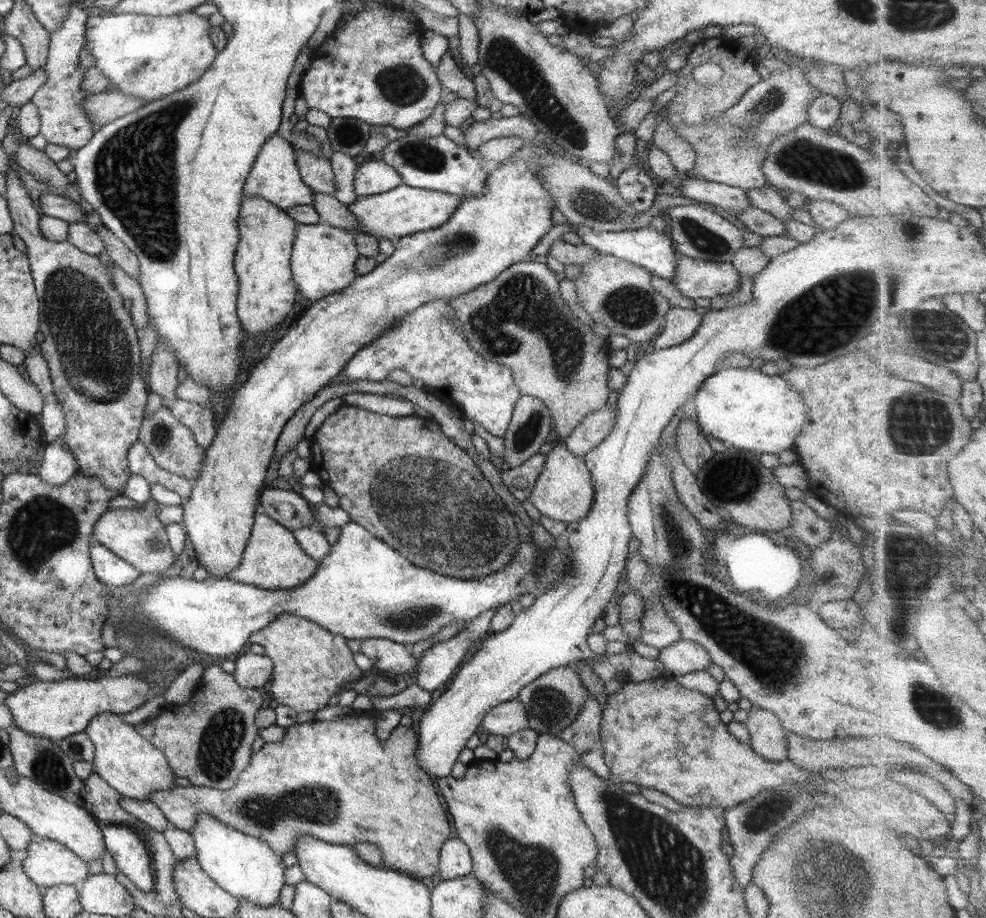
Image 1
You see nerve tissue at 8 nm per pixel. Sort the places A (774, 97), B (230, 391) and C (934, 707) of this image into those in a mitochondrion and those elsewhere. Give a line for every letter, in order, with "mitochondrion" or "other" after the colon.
A: mitochondrion
B: other
C: mitochondrion

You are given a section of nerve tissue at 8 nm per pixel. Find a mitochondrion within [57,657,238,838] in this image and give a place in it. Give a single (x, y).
(76, 750)

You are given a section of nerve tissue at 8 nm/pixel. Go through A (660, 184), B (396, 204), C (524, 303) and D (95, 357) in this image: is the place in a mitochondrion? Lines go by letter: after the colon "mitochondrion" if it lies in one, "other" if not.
A: other
B: other
C: mitochondrion
D: mitochondrion

